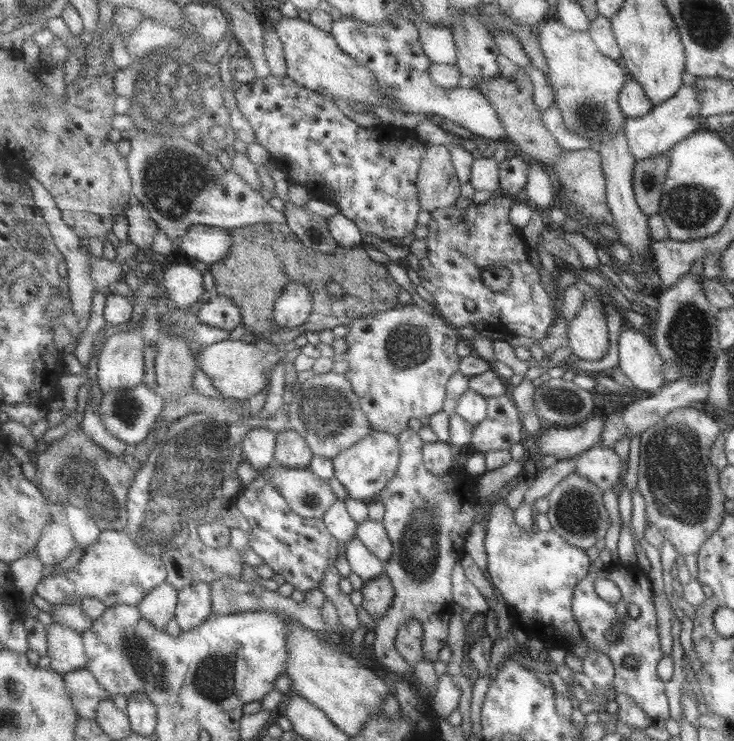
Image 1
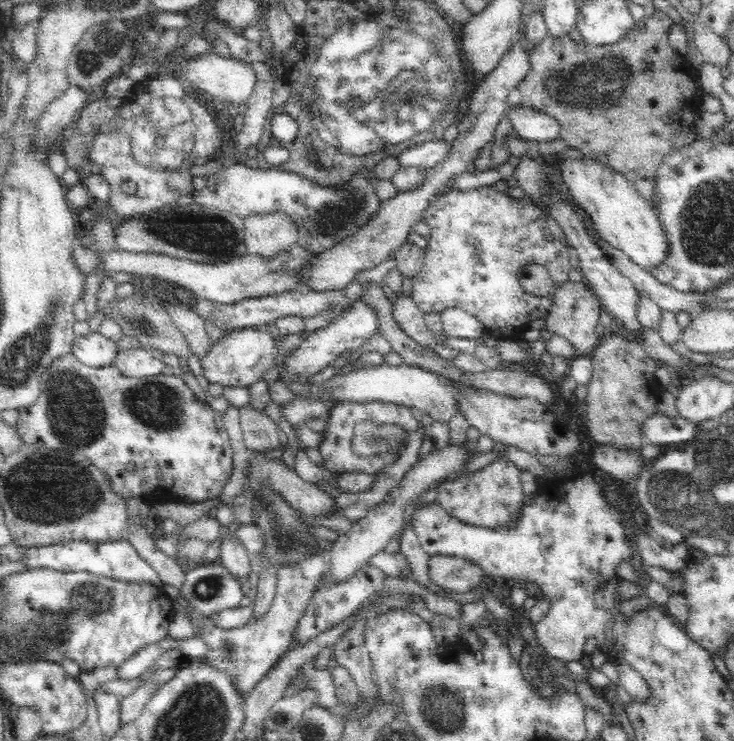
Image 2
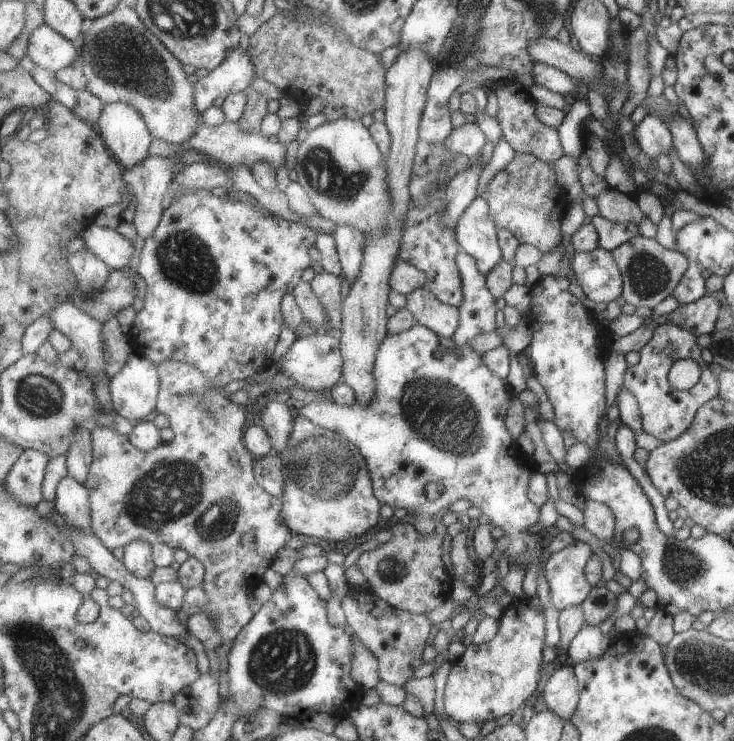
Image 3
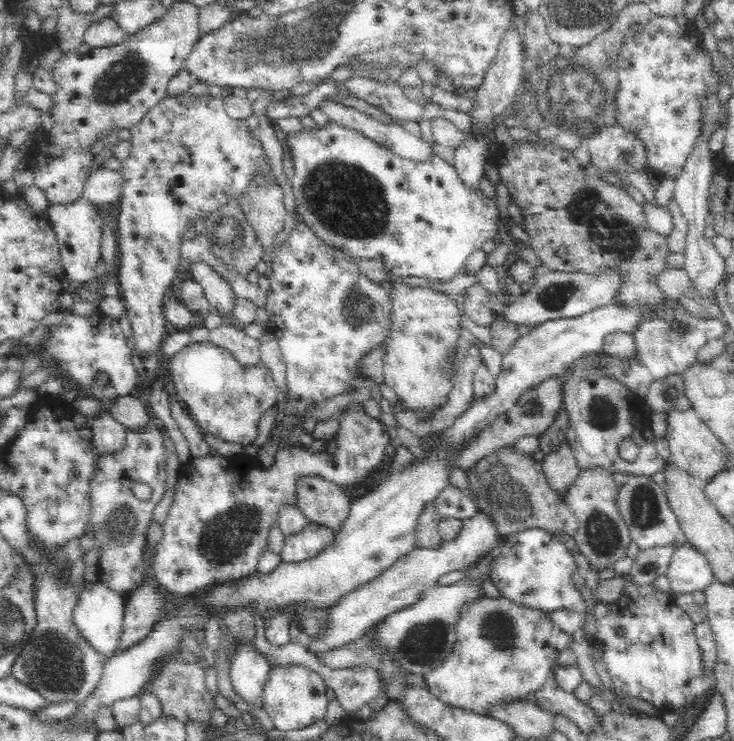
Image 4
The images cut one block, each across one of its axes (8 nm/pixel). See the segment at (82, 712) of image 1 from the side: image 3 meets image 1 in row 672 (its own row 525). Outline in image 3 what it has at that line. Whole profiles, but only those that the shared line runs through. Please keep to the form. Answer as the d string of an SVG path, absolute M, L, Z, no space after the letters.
M67 475L58 484L55 509L65 519L65 522L76 531L94 533L92 510L90 501L90 490L84 484L81 484L75 477Z

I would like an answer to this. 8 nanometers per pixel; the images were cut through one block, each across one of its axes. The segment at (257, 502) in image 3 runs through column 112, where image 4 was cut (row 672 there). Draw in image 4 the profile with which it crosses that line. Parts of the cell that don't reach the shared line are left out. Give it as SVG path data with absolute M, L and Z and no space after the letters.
M504 597L478 600L468 610L464 610L456 629L458 638L452 652L443 657L440 664L432 666L424 678L429 689L441 701L483 715L494 703L520 699L540 688L549 679L550 666L572 642L571 636L554 626L542 610L516 604Z

